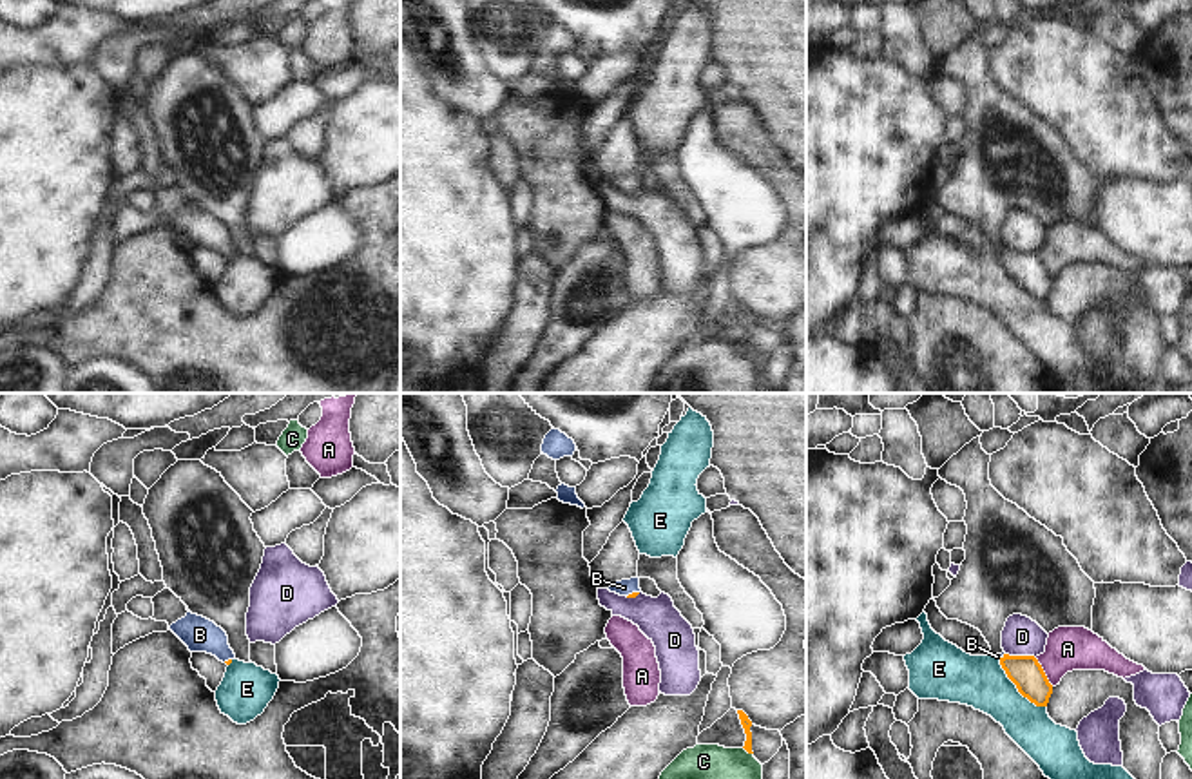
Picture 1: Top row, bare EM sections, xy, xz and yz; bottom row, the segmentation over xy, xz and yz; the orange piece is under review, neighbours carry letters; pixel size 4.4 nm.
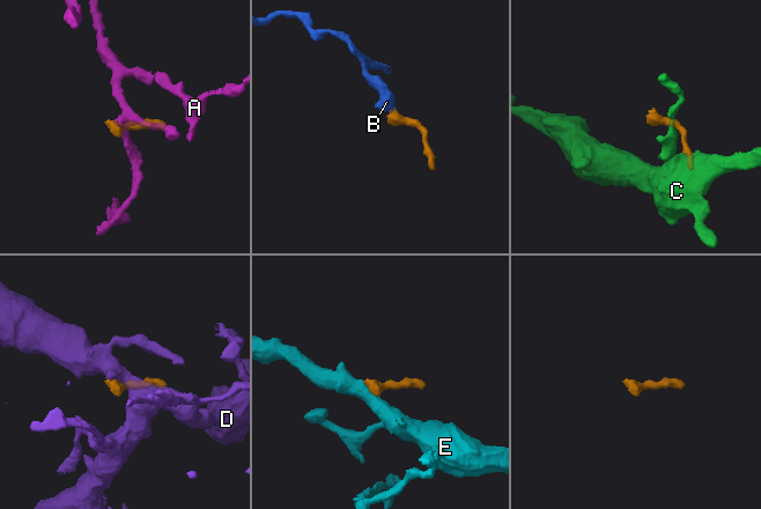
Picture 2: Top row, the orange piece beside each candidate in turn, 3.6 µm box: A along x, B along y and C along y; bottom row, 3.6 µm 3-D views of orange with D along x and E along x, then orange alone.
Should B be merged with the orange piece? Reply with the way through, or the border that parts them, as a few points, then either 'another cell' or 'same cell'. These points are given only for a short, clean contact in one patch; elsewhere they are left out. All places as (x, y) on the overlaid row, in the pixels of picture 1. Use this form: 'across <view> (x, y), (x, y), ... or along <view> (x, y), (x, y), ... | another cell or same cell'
across xz (633, 595), (633, 593), (624, 587) | same cell

